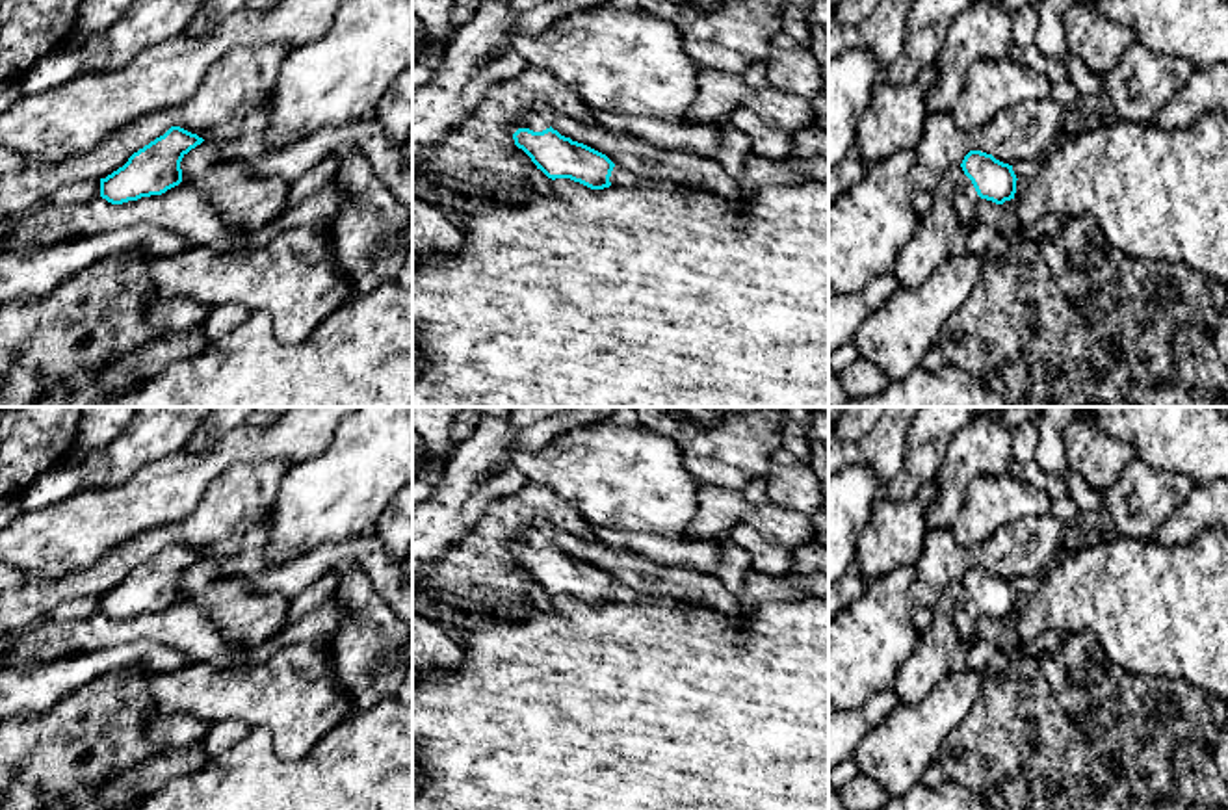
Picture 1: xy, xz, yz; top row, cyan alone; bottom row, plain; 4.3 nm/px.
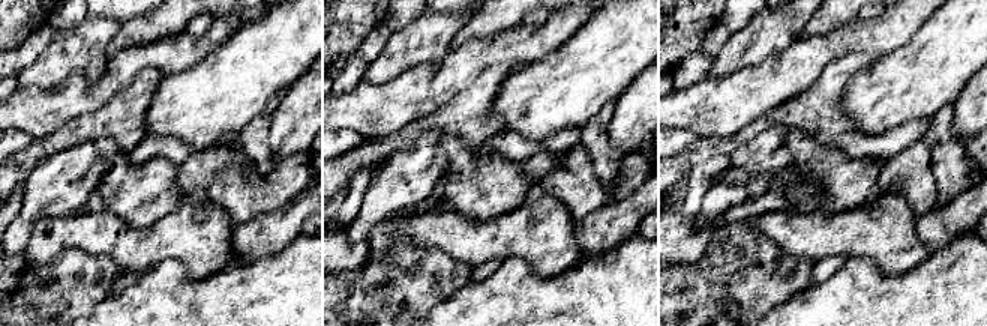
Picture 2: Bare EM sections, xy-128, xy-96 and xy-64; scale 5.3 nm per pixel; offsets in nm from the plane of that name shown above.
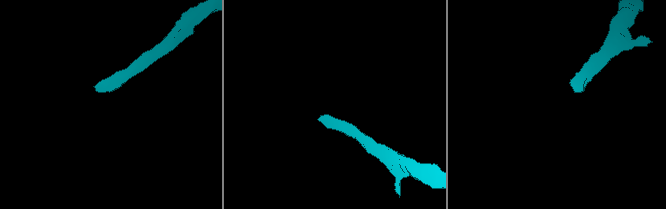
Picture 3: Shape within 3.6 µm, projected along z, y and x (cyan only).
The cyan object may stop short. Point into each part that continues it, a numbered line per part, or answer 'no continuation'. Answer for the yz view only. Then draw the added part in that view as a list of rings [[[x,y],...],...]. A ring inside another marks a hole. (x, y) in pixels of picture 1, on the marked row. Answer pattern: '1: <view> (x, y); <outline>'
1: yz (966, 197); [[[962,175],[955,191],[955,208],[962,230],[966,232],[970,232],[977,225],[975,204],[979,199],[981,197],[977,195],[972,180],[966,175]]]

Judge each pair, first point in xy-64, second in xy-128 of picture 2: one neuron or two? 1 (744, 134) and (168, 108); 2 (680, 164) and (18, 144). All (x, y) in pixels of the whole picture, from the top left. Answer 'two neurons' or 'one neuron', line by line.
1: two neurons
2: two neurons

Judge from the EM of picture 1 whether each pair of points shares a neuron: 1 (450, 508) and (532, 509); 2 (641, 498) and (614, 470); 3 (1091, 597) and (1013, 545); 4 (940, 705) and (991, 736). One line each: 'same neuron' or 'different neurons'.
1: different neurons
2: same neuron
3: different neurons
4: different neurons

